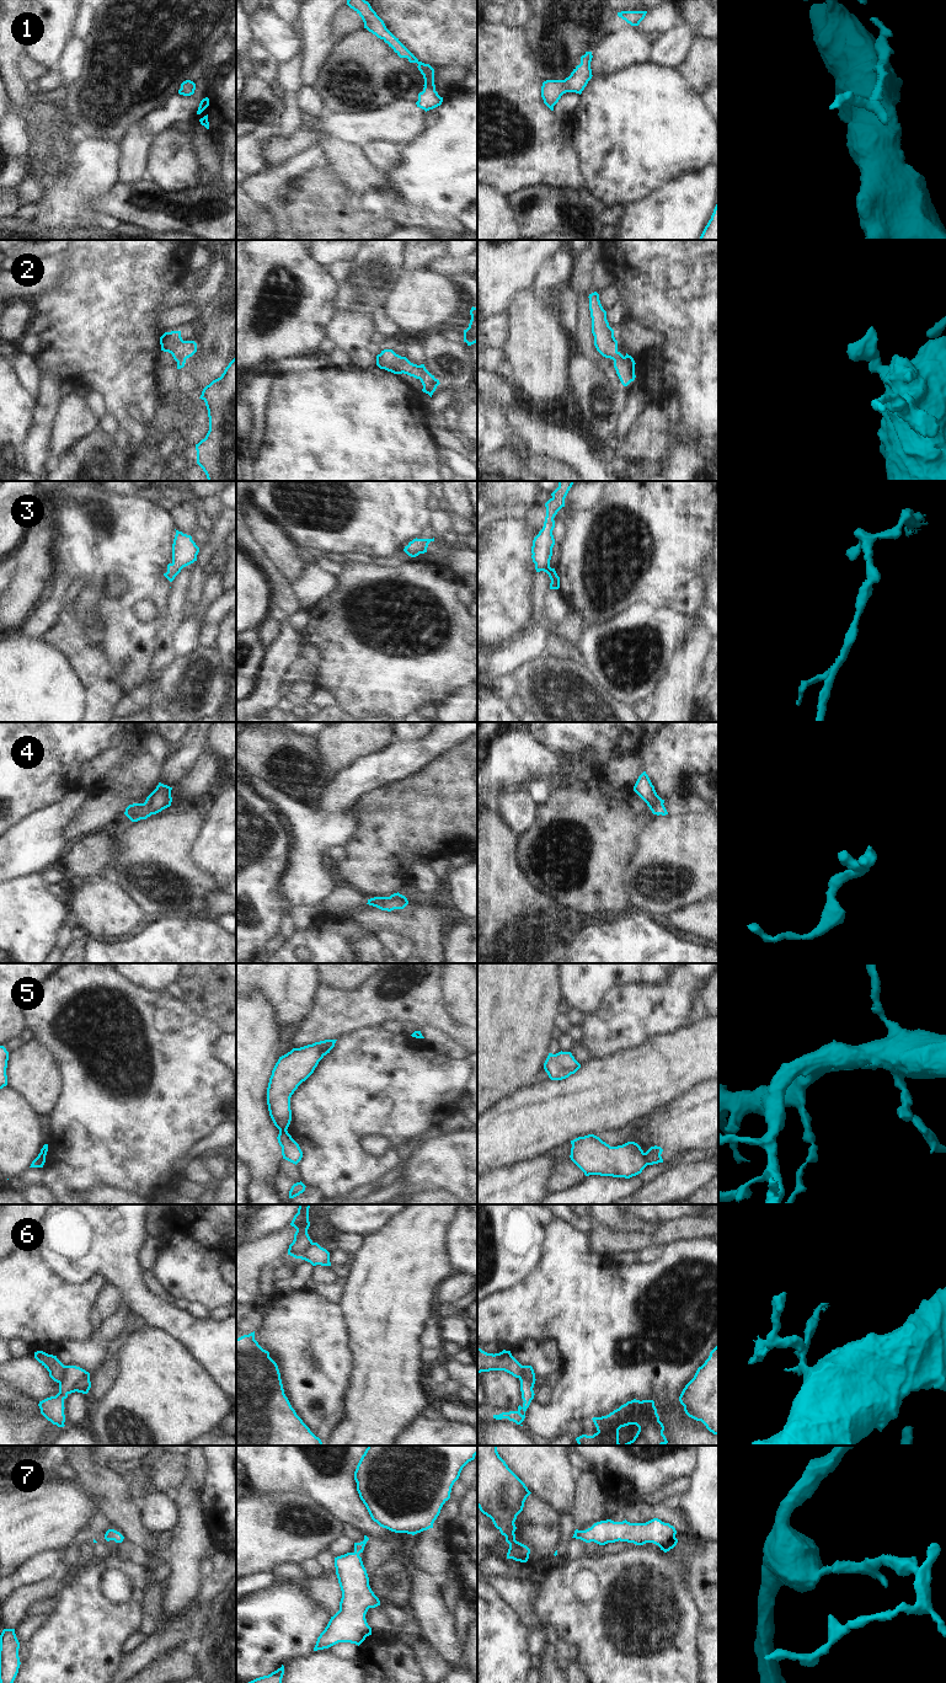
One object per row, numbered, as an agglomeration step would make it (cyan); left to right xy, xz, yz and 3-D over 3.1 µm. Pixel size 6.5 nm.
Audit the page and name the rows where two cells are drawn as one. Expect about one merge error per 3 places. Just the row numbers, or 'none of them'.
5, 6

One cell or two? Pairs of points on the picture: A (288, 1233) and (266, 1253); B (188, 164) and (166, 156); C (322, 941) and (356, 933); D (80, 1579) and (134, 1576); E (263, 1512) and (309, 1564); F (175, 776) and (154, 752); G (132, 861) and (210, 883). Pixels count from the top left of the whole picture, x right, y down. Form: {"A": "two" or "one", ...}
{"A": "one", "B": "one", "C": "one", "D": "one", "E": "two", "F": "two", "G": "one"}

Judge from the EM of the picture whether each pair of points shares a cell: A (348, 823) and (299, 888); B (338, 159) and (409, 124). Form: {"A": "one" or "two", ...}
{"A": "one", "B": "two"}

